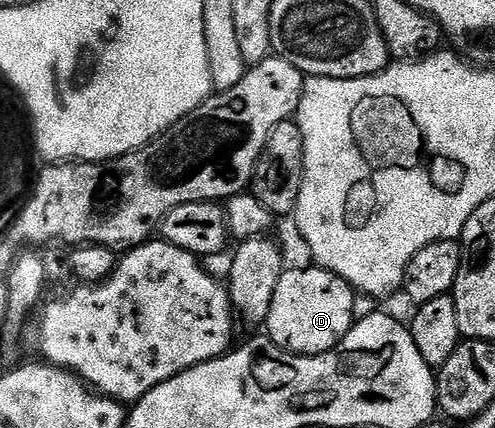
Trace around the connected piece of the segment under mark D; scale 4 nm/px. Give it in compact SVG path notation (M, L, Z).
M288 267L284 271L281 282L277 282L273 306L269 306L265 321L266 335L272 342L296 356L320 356L333 350L342 342L345 334L349 334L351 325L357 319L355 289L329 270L310 267Z

